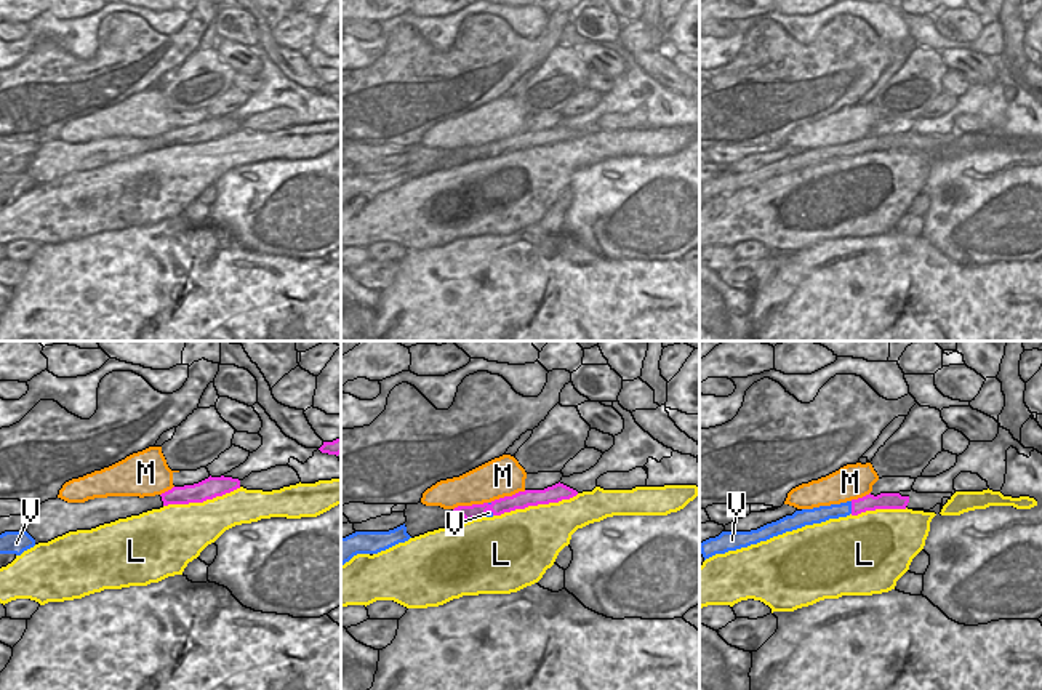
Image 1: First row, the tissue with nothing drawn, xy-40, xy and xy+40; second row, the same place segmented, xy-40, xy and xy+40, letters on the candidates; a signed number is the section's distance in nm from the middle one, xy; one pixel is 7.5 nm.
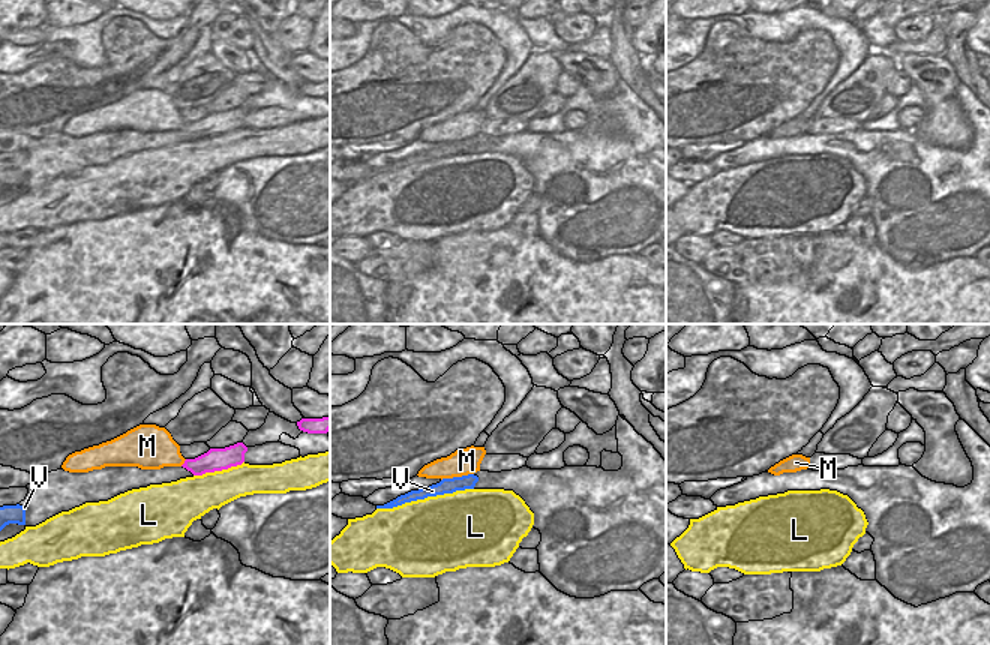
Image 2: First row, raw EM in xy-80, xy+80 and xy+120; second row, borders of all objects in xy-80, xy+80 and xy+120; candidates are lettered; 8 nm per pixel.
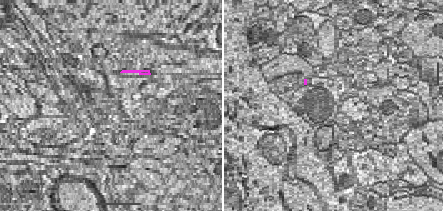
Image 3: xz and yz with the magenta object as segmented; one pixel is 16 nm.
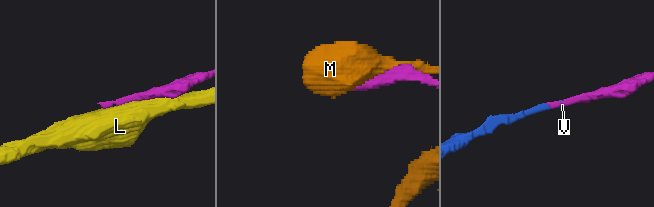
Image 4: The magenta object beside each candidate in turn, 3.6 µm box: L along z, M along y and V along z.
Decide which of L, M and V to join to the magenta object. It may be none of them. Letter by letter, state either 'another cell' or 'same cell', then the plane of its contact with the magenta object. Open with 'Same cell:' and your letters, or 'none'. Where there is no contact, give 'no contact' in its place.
Same cell: V
L: another cell | xy
M: another cell | xy
V: same cell | xy+40

